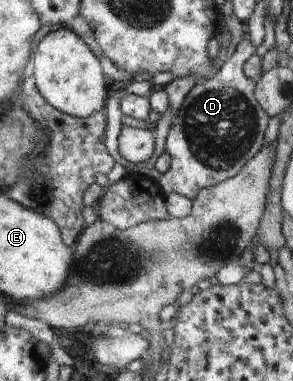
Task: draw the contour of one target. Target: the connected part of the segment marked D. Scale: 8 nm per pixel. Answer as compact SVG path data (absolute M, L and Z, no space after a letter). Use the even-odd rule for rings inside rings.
M246 31L232 56L223 56L218 74L197 82L184 97L175 114L165 151L171 156L170 168L158 184L167 193L176 193L193 201L200 190L232 178L261 151L269 116L258 104L256 80L244 73L244 63L255 53Z

